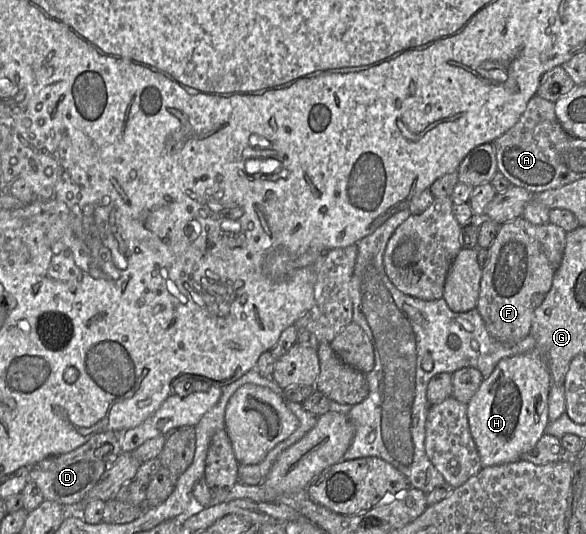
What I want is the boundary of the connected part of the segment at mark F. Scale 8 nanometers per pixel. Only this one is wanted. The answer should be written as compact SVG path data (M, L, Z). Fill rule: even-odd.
M520 217L500 226L498 234L486 249L489 254L488 264L482 268L480 292L477 309L485 323L488 333L501 343L517 343L530 335L535 306L533 295L547 294L553 282L554 274L559 268L566 247L566 232L551 222L535 225Z

